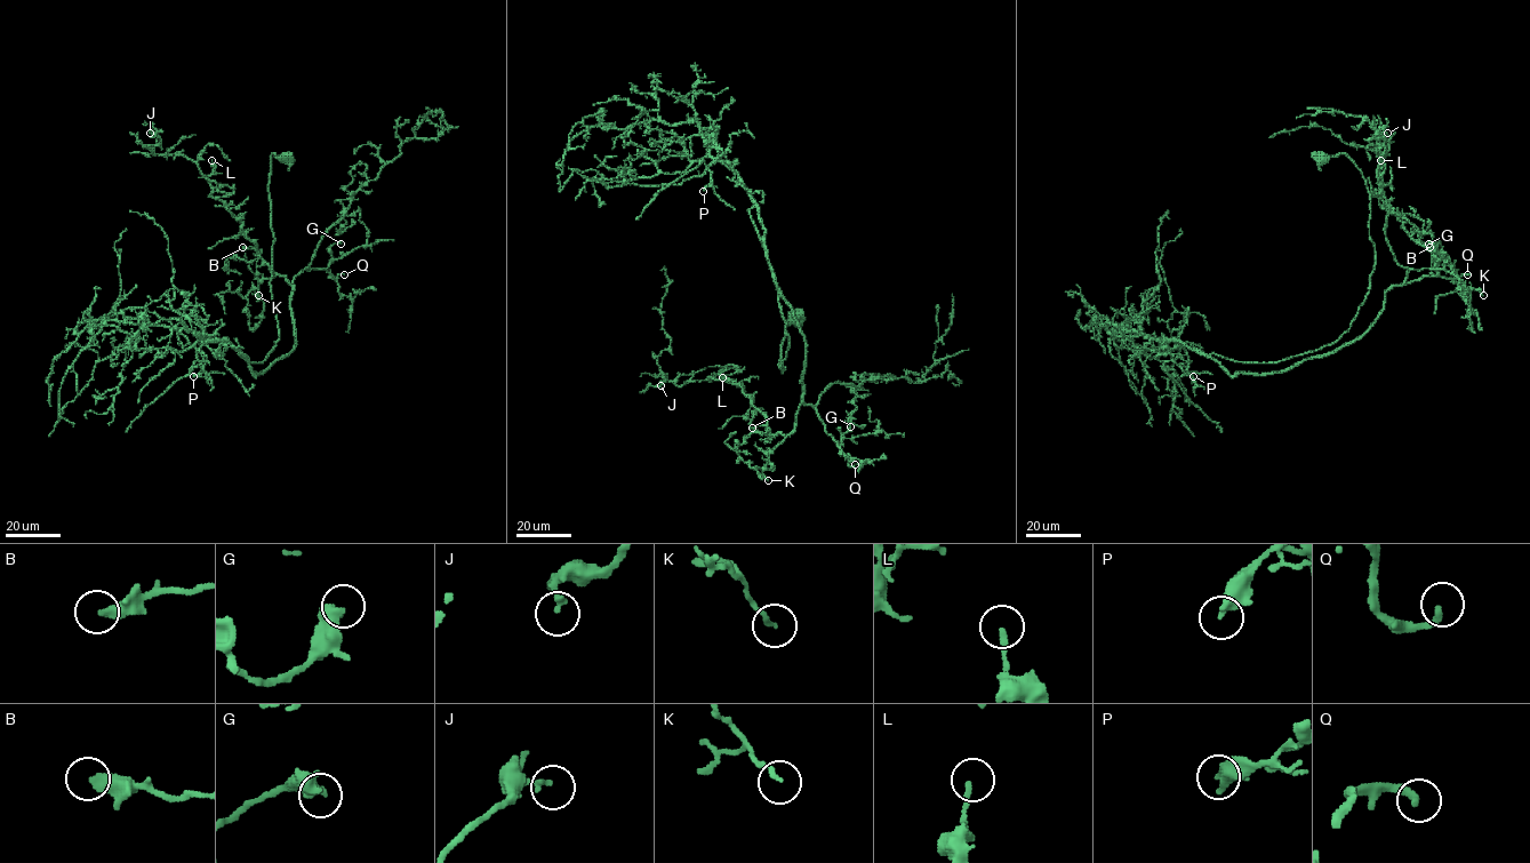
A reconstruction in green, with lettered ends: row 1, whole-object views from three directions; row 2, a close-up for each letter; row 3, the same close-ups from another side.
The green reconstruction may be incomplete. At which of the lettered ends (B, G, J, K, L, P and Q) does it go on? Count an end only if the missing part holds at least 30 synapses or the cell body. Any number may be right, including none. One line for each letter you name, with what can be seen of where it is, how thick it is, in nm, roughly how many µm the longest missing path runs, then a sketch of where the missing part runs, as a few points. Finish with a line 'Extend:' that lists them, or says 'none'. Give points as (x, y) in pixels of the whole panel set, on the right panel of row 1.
Q: (1467, 274) | 280 nm | 30 µm | (1467, 274), (1466, 278), (1454, 265), (1449, 258), (1450, 254), (1454, 253), (1458, 262)
Extend: Q

